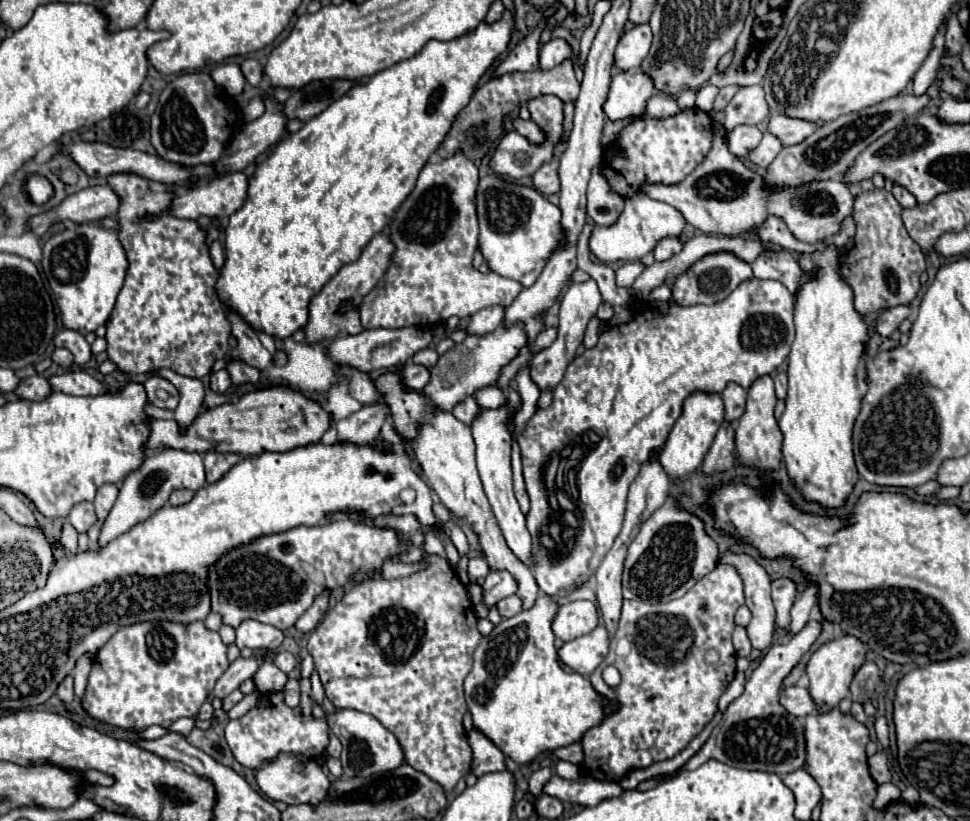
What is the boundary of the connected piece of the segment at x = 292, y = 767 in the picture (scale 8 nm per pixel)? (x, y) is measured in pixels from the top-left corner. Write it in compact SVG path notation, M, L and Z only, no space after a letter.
M278 753L278 757L264 761L256 771L254 771L258 787L274 801L284 801L288 805L298 805L298 803L312 803L318 805L318 801L324 801L326 789L330 787L328 777L322 773L320 765L314 759L308 759L298 753Z

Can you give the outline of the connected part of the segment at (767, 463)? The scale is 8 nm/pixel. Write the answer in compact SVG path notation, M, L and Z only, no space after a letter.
M770 375L758 377L748 389L746 411L736 425L736 451L738 451L740 463L756 465L760 469L778 469L780 467L784 437L782 437L782 431L774 417L774 407L776 407L776 395L774 395L772 377Z

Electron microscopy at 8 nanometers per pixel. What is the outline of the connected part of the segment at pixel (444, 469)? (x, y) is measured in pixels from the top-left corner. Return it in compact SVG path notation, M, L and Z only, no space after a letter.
M394 371L378 377L376 387L392 411L392 421L394 421L396 431L402 437L410 439L410 445L414 449L414 455L424 471L424 477L426 477L430 489L436 491L440 501L448 507L448 511L454 517L466 521L470 525L470 529L478 535L480 549L482 549L484 559L490 565L490 569L492 571L508 571L516 579L516 583L518 583L516 595L522 601L522 609L534 607L534 603L540 595L540 589L534 581L534 575L530 573L530 567L526 563L522 563L506 545L504 535L498 527L498 521L492 513L492 507L486 499L484 487L482 487L478 471L476 471L474 439L470 433L470 425L458 421L452 413L438 411L422 393L406 391L400 385L400 375Z

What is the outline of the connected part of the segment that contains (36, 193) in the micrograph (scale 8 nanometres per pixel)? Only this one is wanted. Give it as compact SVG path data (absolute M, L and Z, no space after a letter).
M30 175L26 179L24 191L28 193L30 201L36 203L36 205L44 205L52 197L52 193L54 193L50 181L46 177L42 177L42 175Z

